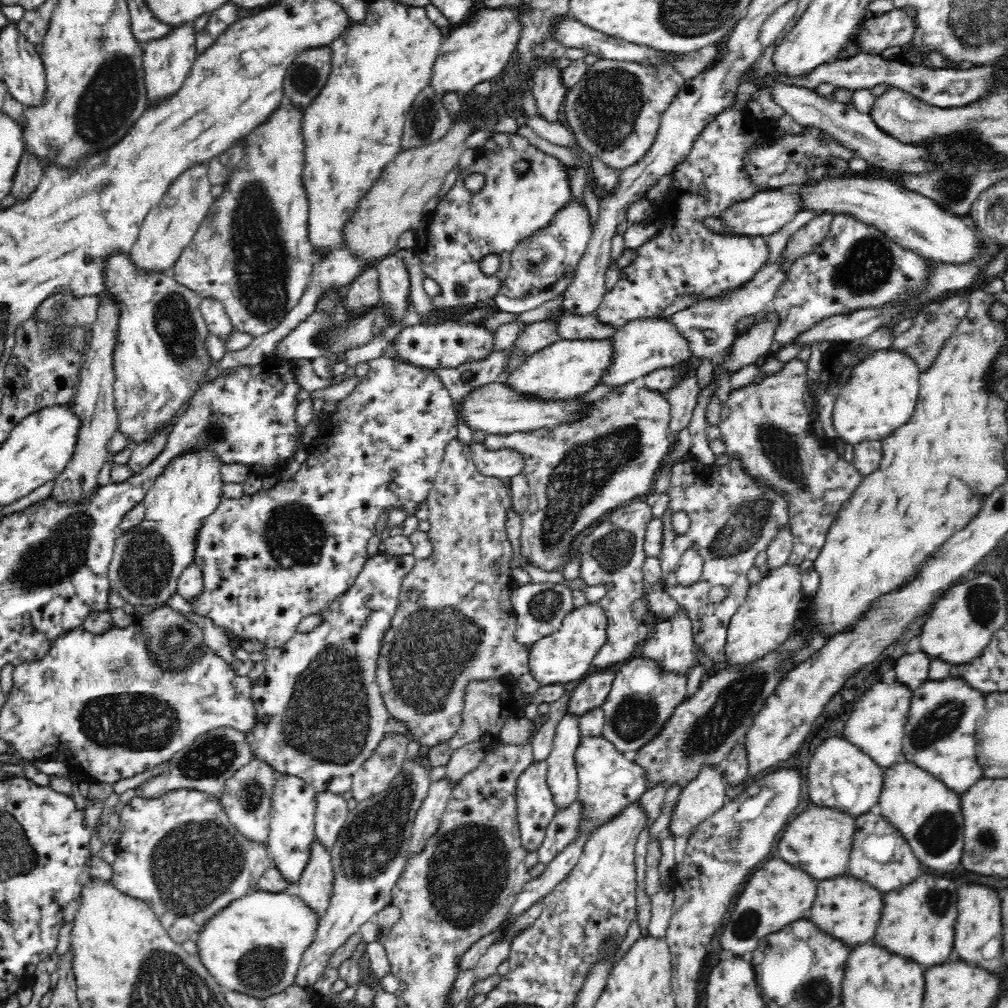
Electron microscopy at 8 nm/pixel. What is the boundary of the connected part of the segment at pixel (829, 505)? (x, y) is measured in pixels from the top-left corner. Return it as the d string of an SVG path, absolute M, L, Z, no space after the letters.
M796 358L786 363L786 366L784 366L784 368L782 368L779 372L760 377L754 383L750 383L749 386L737 387L737 390L730 393L728 401L723 402L721 406L722 410L720 411L720 422L718 422L720 433L722 433L720 440L725 443L725 452L729 454L730 458L739 459L739 461L743 463L743 466L746 467L752 475L758 476L760 479L764 479L764 481L771 483L771 486L778 487L779 490L783 490L783 494L786 494L787 498L790 498L791 505L788 506L790 524L788 527L790 528L794 539L793 549L787 562L794 563L802 563L804 560L816 560L816 557L820 554L820 551L824 546L828 529L831 527L833 520L842 509L842 506L854 494L856 486L858 486L862 480L862 475L858 472L858 470L856 470L856 467L852 462L845 461L834 447L821 447L820 442L817 442L811 434L811 431L809 430L810 421L808 421L808 413L806 413L807 407L805 404L805 391L807 387L806 371L807 362L802 362L800 359Z

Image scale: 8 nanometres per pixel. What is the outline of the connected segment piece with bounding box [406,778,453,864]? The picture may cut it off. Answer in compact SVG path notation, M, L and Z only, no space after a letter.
M444 778L430 783L426 798L418 808L414 822L412 822L412 832L410 832L410 838L408 838L409 847L406 864L416 854L422 853L426 844L428 844L428 840L436 832L448 798L452 794L452 789L452 783L448 783Z

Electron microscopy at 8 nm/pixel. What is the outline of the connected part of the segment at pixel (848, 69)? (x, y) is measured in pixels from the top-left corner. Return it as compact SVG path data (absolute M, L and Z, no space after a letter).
M860 52L853 57L846 59L837 59L827 65L820 65L810 76L804 77L800 81L780 80L775 77L778 82L784 84L794 84L804 88L813 89L819 84L833 84L837 88L855 90L864 90L864 88L872 89L878 84L888 84L895 86L912 96L936 106L936 108L954 108L954 106L964 106L970 104L974 100L978 100L980 96L988 94L988 86L992 86L992 82L988 82L989 75L992 74L992 65L986 64L980 68L972 68L972 66L948 66L943 68L933 68L924 64L914 64L907 60L890 60L882 55L874 53Z

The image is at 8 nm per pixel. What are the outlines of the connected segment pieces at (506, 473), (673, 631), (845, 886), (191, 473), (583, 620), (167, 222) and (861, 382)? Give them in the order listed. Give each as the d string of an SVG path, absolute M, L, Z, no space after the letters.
M473 440L471 451L474 465L484 476L509 481L524 468L524 460L521 460L520 453L516 450L487 450L483 443Z
M678 606L676 614L670 615L670 620L656 626L656 638L643 641L637 654L659 662L664 670L686 671L695 666L693 624L683 606Z
M844 875L842 878L824 880L820 882L820 894L816 898L816 906L812 906L812 914L809 914L808 919L819 926L820 930L827 931L834 938L848 943L848 946L858 946L874 938L884 908L882 900L884 894L880 890L854 876Z
M210 452L186 453L174 460L155 480L142 502L146 506L144 521L132 528L118 532L112 558L108 564L108 588L118 592L124 603L132 606L164 605L178 590L179 578L195 560L198 548L199 530L204 520L211 517L220 506L223 498L223 484L220 474L220 461Z
M599 602L570 611L562 621L560 628L552 634L545 635L530 647L528 668L534 681L540 686L553 684L575 684L588 675L593 665L593 658L606 642L606 612Z
M207 165L192 166L190 170L172 182L163 201L147 214L138 238L128 253L128 259L134 263L136 269L146 273L171 273L173 264L192 242L200 223L206 218L208 210L215 200L216 191L208 180L207 171Z
M880 349L851 371L850 380L842 387L832 411L832 425L838 438L850 445L884 440L892 430L900 428L912 418L918 398L918 378L921 376L916 362L902 351Z

